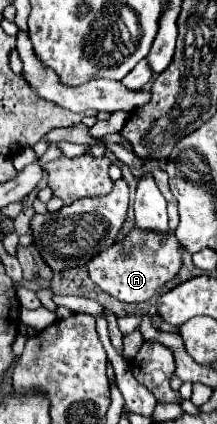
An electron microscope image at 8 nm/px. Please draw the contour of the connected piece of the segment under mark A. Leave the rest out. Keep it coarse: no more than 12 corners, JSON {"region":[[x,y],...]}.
{"region":[[174,231],[134,233],[88,261],[124,303],[152,299],[180,269]]}

